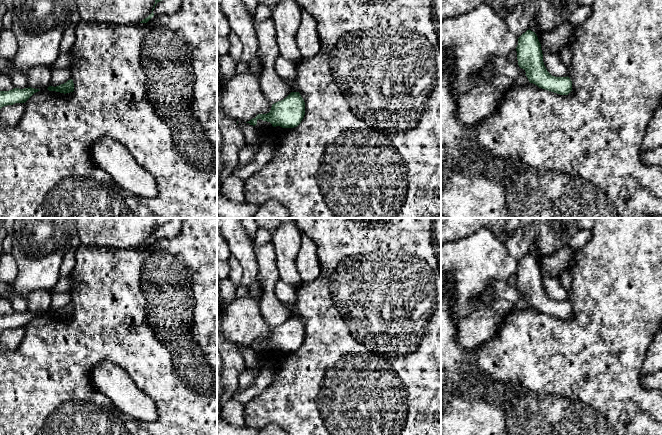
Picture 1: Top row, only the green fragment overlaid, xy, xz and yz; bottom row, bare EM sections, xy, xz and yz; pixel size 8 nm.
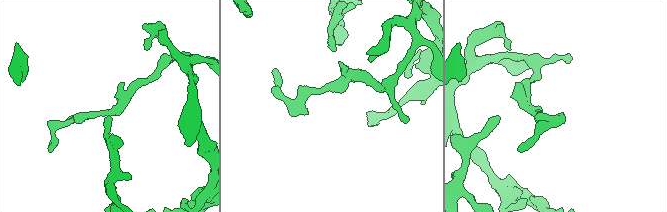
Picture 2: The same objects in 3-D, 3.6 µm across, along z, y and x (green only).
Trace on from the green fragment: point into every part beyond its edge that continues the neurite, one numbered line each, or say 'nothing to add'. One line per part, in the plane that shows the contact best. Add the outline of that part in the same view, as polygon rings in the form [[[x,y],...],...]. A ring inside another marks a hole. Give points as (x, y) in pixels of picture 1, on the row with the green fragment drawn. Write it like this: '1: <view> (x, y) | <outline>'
nothing to add

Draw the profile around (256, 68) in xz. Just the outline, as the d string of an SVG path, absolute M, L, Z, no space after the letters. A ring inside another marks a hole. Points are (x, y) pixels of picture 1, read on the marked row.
M256 57L250 62L250 67L248 72L259 79L263 72L262 61L259 57Z

